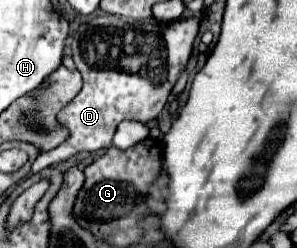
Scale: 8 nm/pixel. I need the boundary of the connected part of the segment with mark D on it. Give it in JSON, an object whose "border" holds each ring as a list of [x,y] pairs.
{"border":[[[97,16],[95,20],[81,24],[77,28],[77,32],[73,34],[71,56],[75,60],[77,70],[83,76],[83,88],[57,114],[57,122],[59,122],[59,126],[69,130],[69,138],[63,144],[59,144],[57,148],[39,156],[33,162],[31,172],[37,174],[47,166],[55,166],[55,164],[75,156],[77,152],[85,152],[85,150],[95,152],[95,150],[109,148],[111,138],[115,134],[115,128],[123,120],[135,120],[141,124],[149,124],[151,120],[155,120],[161,114],[173,84],[177,82],[179,74],[185,70],[185,66],[189,62],[191,48],[193,48],[193,42],[197,38],[197,30],[199,30],[197,18],[183,18],[183,20],[175,20],[171,24],[157,24],[153,20],[127,24],[127,22],[123,22],[123,18],[117,18],[117,16]]]}

